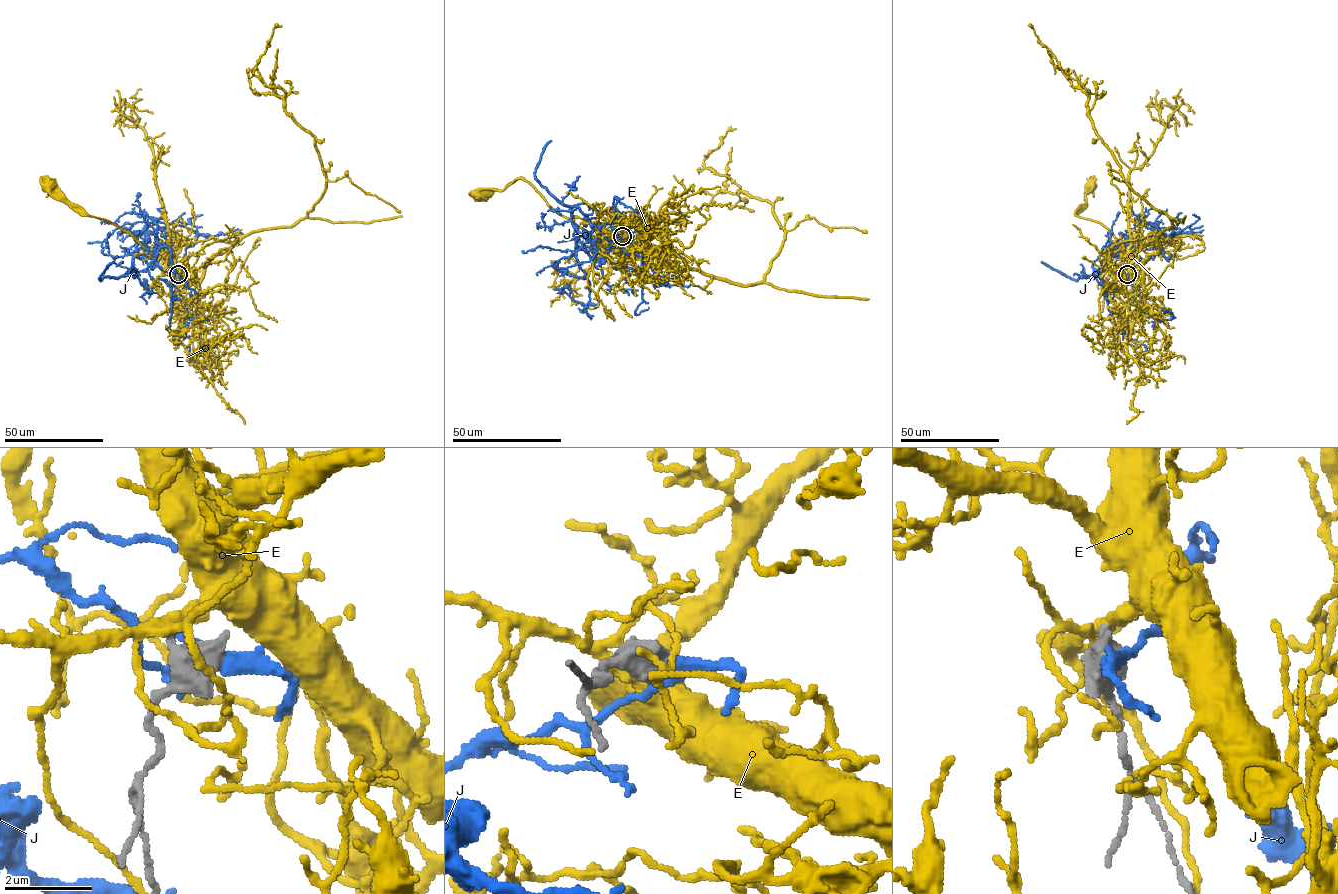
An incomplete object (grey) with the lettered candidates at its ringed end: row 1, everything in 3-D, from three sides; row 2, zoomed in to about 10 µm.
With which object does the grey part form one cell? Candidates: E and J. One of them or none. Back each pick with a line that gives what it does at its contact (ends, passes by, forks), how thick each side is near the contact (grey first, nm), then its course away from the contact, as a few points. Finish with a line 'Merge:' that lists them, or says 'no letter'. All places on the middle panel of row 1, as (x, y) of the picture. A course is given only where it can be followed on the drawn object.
Merge: no letter

